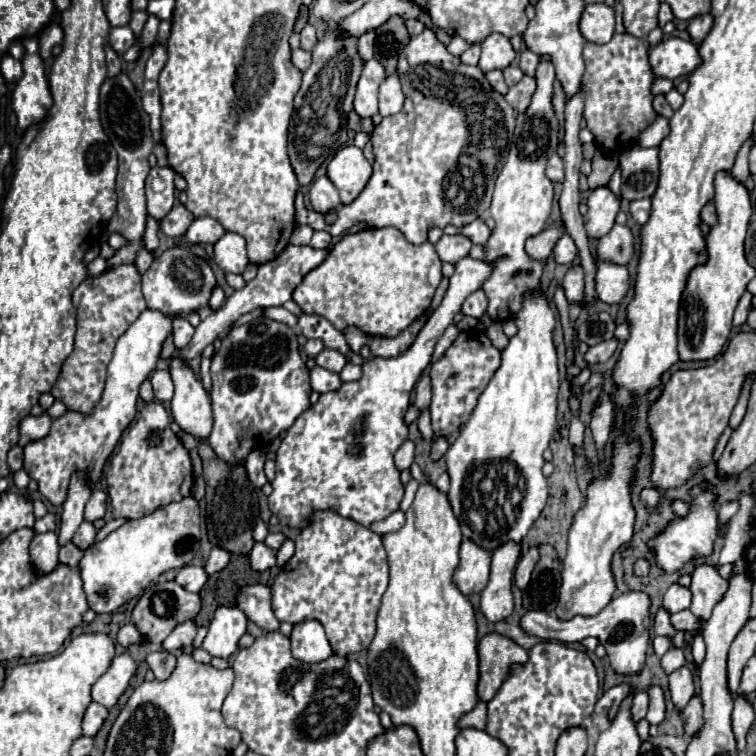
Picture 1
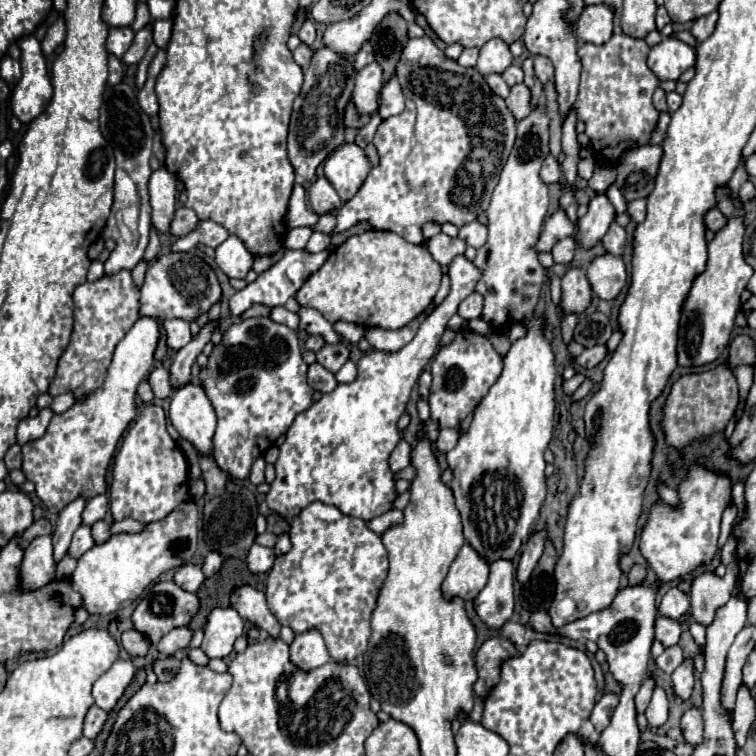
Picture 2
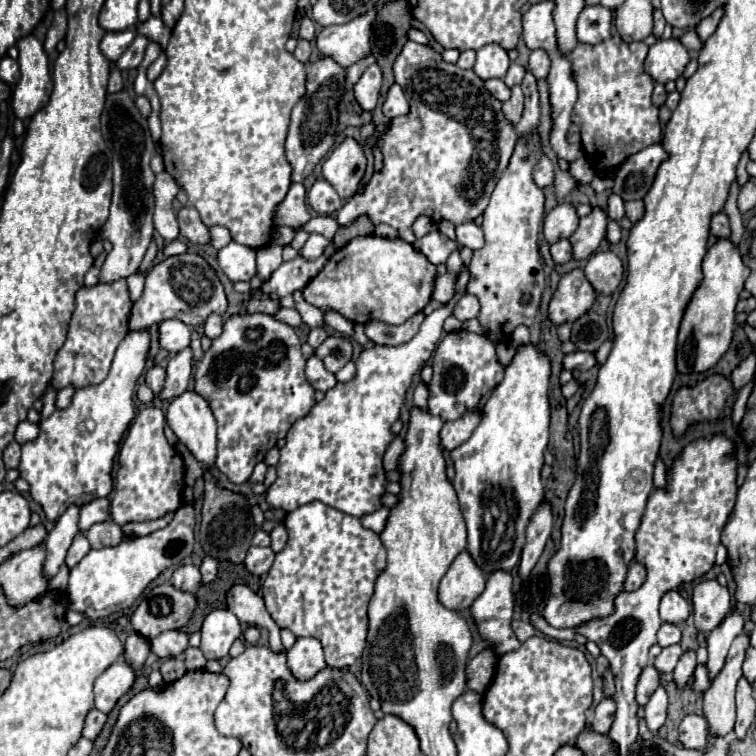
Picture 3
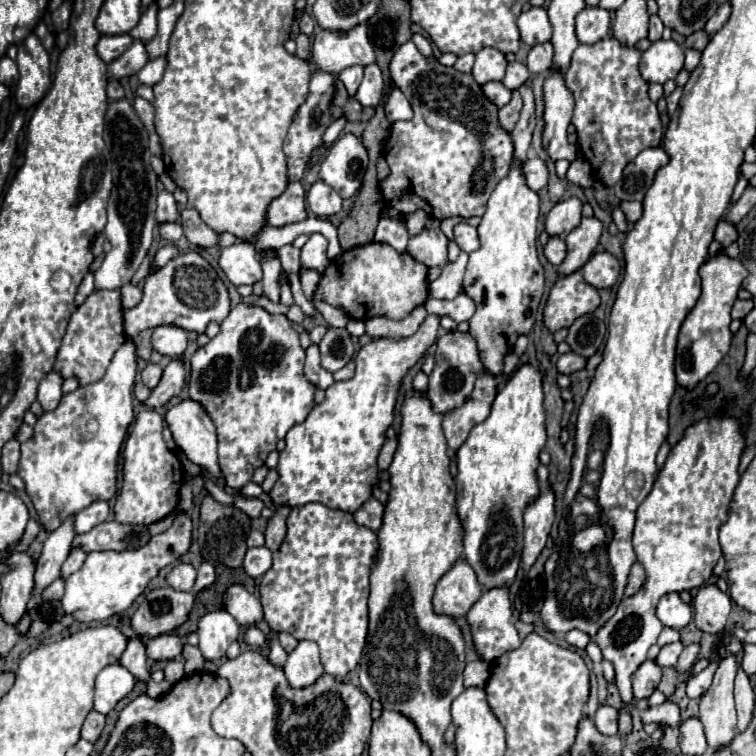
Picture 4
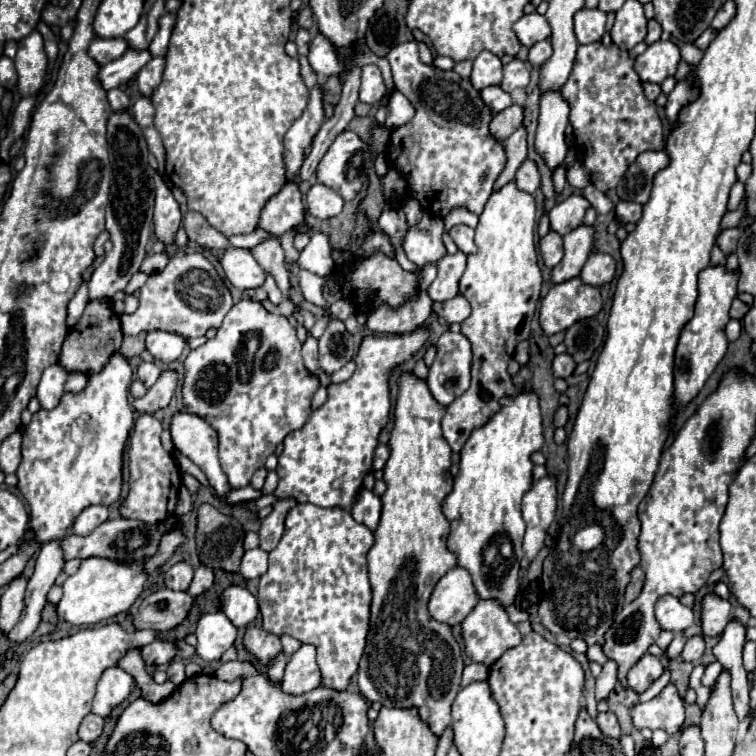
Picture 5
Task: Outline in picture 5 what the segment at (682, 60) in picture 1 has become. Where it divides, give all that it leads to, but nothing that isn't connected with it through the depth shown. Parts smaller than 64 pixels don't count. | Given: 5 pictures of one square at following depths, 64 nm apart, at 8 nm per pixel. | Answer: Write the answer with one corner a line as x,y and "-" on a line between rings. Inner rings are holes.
658,40
650,44
636,60
634,70
642,82
660,84
664,78
676,74
676,66
680,62
680,50
674,42

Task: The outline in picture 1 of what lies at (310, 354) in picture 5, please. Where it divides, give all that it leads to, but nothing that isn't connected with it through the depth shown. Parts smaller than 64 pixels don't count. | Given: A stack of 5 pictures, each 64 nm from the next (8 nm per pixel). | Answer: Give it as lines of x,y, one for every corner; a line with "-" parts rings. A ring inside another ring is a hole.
314,366
310,370
310,384
312,384
312,390
324,394
324,392
334,392
336,388
340,388
342,380
340,380
338,374
328,372
328,370
320,368
320,366

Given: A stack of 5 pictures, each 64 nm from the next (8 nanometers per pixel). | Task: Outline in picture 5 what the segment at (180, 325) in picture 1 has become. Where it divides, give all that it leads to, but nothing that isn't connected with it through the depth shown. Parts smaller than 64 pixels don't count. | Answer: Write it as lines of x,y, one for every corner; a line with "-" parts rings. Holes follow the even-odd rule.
148,332
146,334
146,350
152,354
152,358
170,364
174,360
180,358
180,354
186,348
186,340
178,334
170,334
170,332

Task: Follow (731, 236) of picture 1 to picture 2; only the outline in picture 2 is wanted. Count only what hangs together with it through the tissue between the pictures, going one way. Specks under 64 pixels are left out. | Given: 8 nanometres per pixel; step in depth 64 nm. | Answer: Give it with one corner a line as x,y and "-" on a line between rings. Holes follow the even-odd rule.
718,188
718,210
728,218
726,228
716,232
714,240
708,244
706,270
694,280
692,290
684,302
684,318
680,318
678,332
678,364
680,366
704,366
714,362
724,348
730,344
734,330
734,320
740,308
740,294
744,292
752,268
742,258
742,204
740,200
730,198
728,188

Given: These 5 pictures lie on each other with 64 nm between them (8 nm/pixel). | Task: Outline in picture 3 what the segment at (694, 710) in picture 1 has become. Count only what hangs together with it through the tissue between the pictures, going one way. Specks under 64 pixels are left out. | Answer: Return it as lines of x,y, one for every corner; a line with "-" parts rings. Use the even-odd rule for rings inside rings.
688,714
680,722
680,742
690,750
704,750
708,744
708,724
702,716

